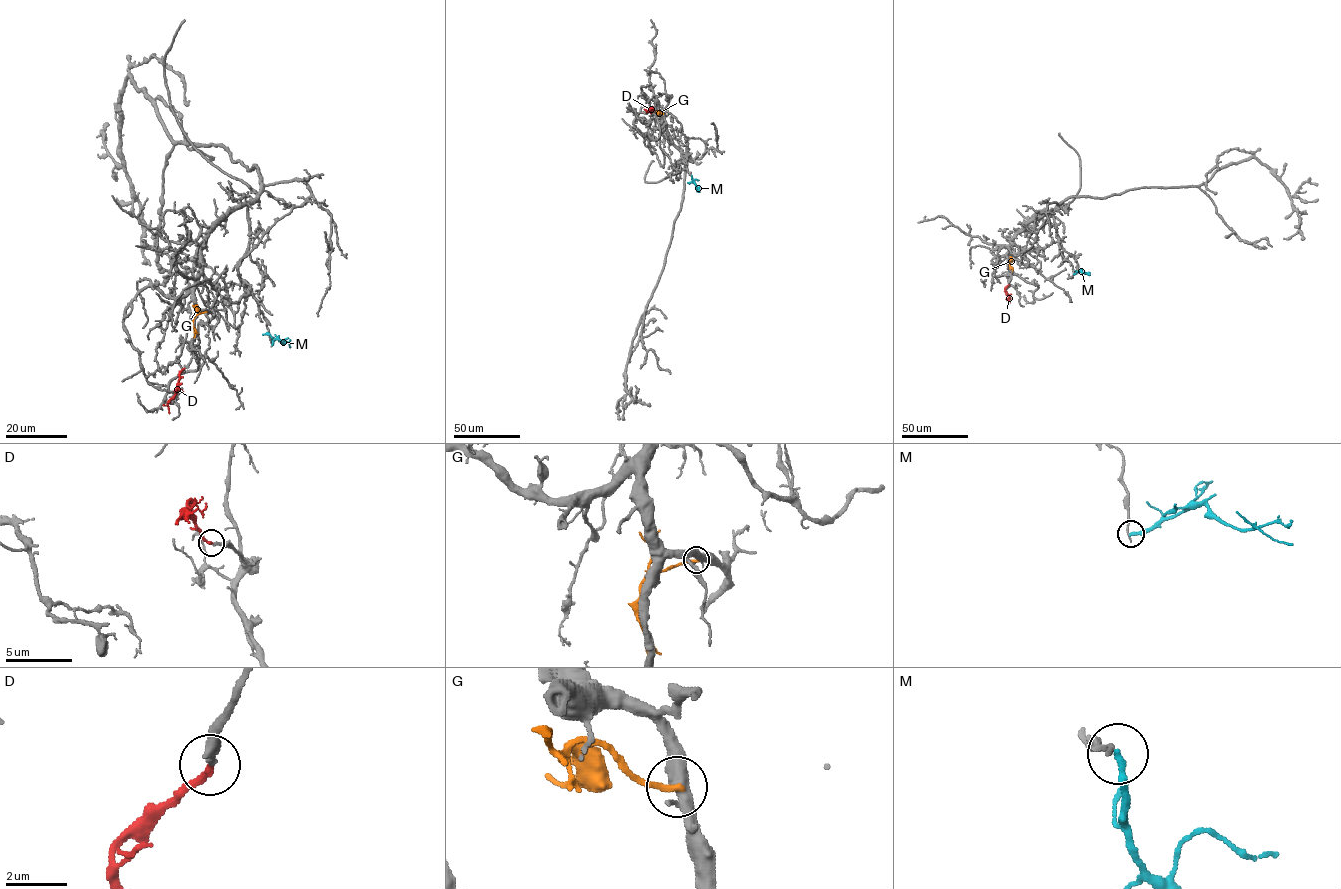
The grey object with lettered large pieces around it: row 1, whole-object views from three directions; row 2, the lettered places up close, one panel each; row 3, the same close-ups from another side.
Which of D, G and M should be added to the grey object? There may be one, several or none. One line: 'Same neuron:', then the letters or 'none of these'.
Same neuron: D

